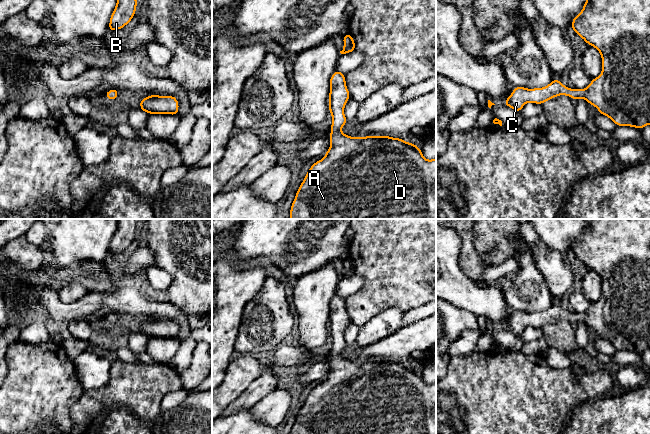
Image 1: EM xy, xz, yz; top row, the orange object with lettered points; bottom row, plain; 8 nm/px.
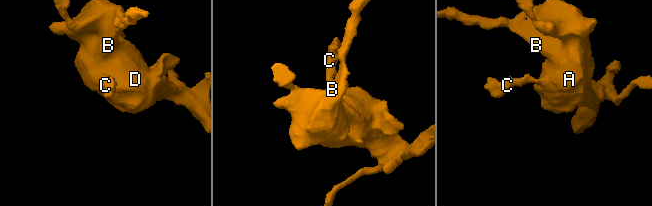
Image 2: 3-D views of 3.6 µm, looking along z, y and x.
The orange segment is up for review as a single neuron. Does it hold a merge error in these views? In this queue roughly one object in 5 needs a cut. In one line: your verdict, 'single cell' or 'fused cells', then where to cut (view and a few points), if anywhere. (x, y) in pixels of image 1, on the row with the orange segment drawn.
single cell | no cut

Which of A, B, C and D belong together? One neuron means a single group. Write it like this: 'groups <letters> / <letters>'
groups A B C D

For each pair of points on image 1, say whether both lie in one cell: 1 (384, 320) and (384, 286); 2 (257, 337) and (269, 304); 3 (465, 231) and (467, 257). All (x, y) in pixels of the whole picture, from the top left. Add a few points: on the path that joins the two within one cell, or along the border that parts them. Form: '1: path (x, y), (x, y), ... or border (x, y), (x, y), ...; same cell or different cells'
1: border (404, 311), (398, 308), (386, 308), (365, 323); different cells
2: path (262, 329), (268, 312); same cell
3: path (467, 237), (467, 251); same cell

